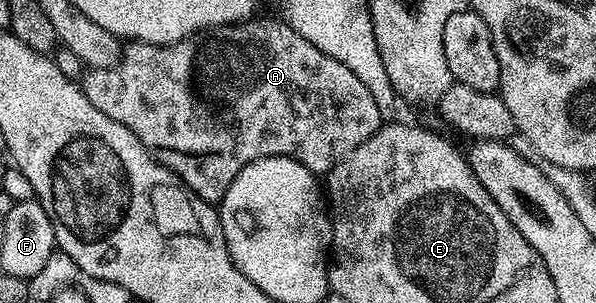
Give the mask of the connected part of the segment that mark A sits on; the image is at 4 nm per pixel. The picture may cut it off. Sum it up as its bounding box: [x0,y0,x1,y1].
[79,18,383,203]

